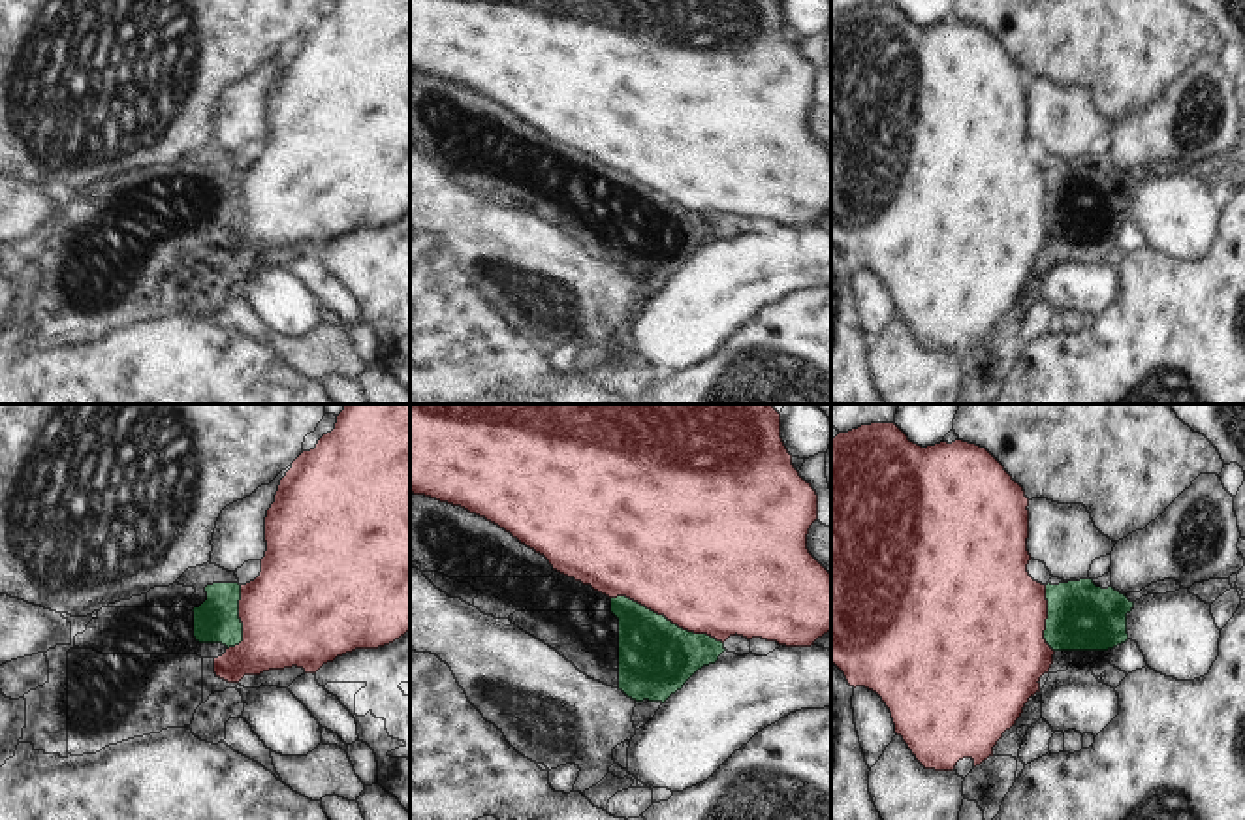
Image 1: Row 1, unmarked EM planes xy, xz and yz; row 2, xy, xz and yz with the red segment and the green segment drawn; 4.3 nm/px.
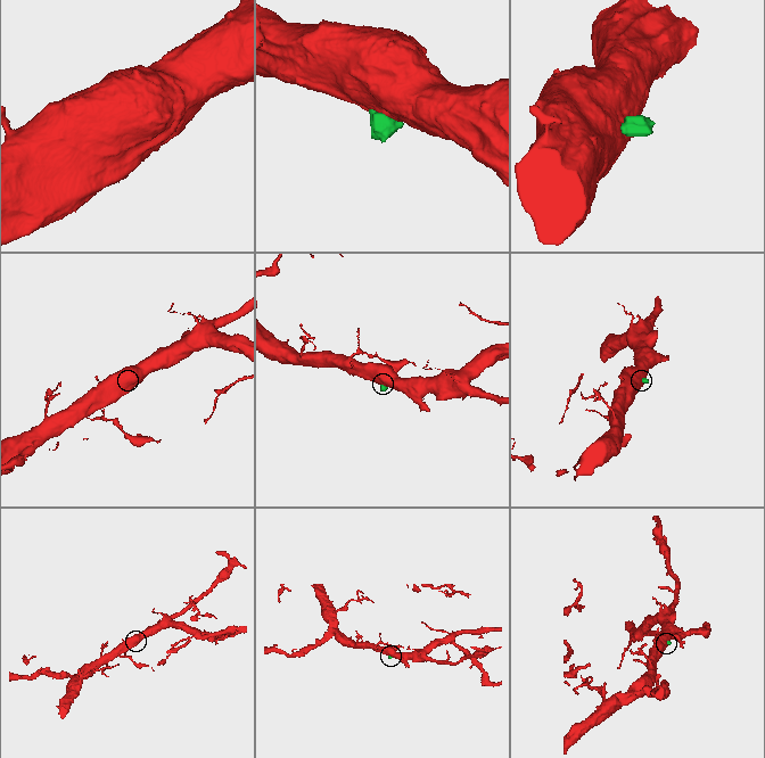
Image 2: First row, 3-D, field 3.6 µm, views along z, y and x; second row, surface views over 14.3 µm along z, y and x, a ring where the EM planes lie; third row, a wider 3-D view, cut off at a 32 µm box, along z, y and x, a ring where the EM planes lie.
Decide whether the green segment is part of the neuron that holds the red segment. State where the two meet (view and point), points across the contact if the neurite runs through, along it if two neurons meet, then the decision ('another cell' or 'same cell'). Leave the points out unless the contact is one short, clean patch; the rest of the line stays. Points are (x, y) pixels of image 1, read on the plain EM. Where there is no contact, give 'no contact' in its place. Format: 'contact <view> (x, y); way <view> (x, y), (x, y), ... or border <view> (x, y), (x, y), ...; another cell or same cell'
contact xz (668, 198); same cell

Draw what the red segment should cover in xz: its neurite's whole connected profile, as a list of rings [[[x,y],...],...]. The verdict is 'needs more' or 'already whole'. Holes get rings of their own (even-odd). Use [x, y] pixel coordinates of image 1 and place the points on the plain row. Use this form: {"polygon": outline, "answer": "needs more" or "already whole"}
{"polygon": [[[410,0],[410,71],[461,85],[470,92],[485,96],[527,126],[544,134],[553,149],[609,175],[611,192],[619,197],[619,269],[636,280],[649,278],[664,282],[671,273],[681,269],[698,248],[718,239],[726,229],[724,220],[730,214],[737,213],[747,218],[762,216],[786,226],[811,226],[831,209],[831,152],[807,128],[809,107],[818,98],[818,73],[794,47],[792,34],[780,17],[780,0]]], "answer": "needs more"}

